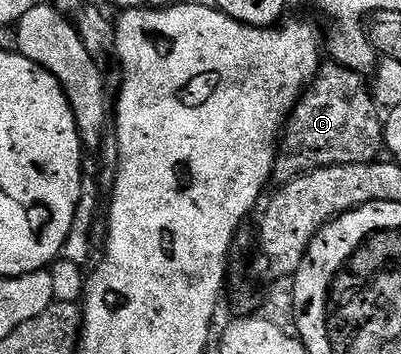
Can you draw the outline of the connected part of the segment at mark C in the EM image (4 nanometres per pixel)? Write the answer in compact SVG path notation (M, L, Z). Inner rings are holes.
M325 64L317 71L316 78L305 87L305 92L297 102L297 107L289 115L289 121L279 139L277 159L273 165L273 178L284 184L293 181L300 174L310 174L324 166L346 166L347 164L367 164L382 157L385 145L385 123L370 87L365 87L366 79L338 64Z

